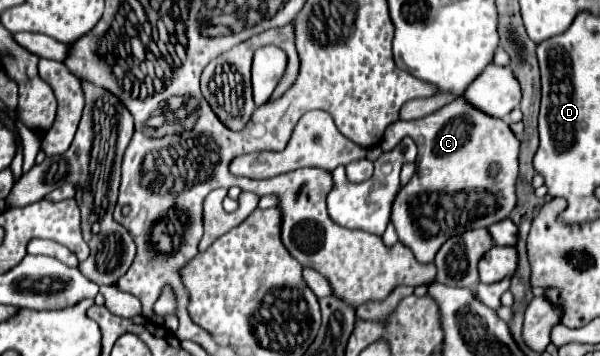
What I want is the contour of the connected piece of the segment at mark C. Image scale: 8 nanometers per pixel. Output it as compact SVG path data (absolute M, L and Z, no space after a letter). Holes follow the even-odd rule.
M462 97L454 103L438 109L436 113L414 119L414 121L396 121L396 133L418 133L418 157L416 173L408 185L400 187L392 203L390 221L398 233L398 241L408 247L418 263L432 263L438 249L454 235L460 235L470 229L488 227L498 219L506 219L516 203L516 177L518 177L518 139L504 121L490 119L482 111L474 111ZM458 199L464 199L464 205L456 205Z

